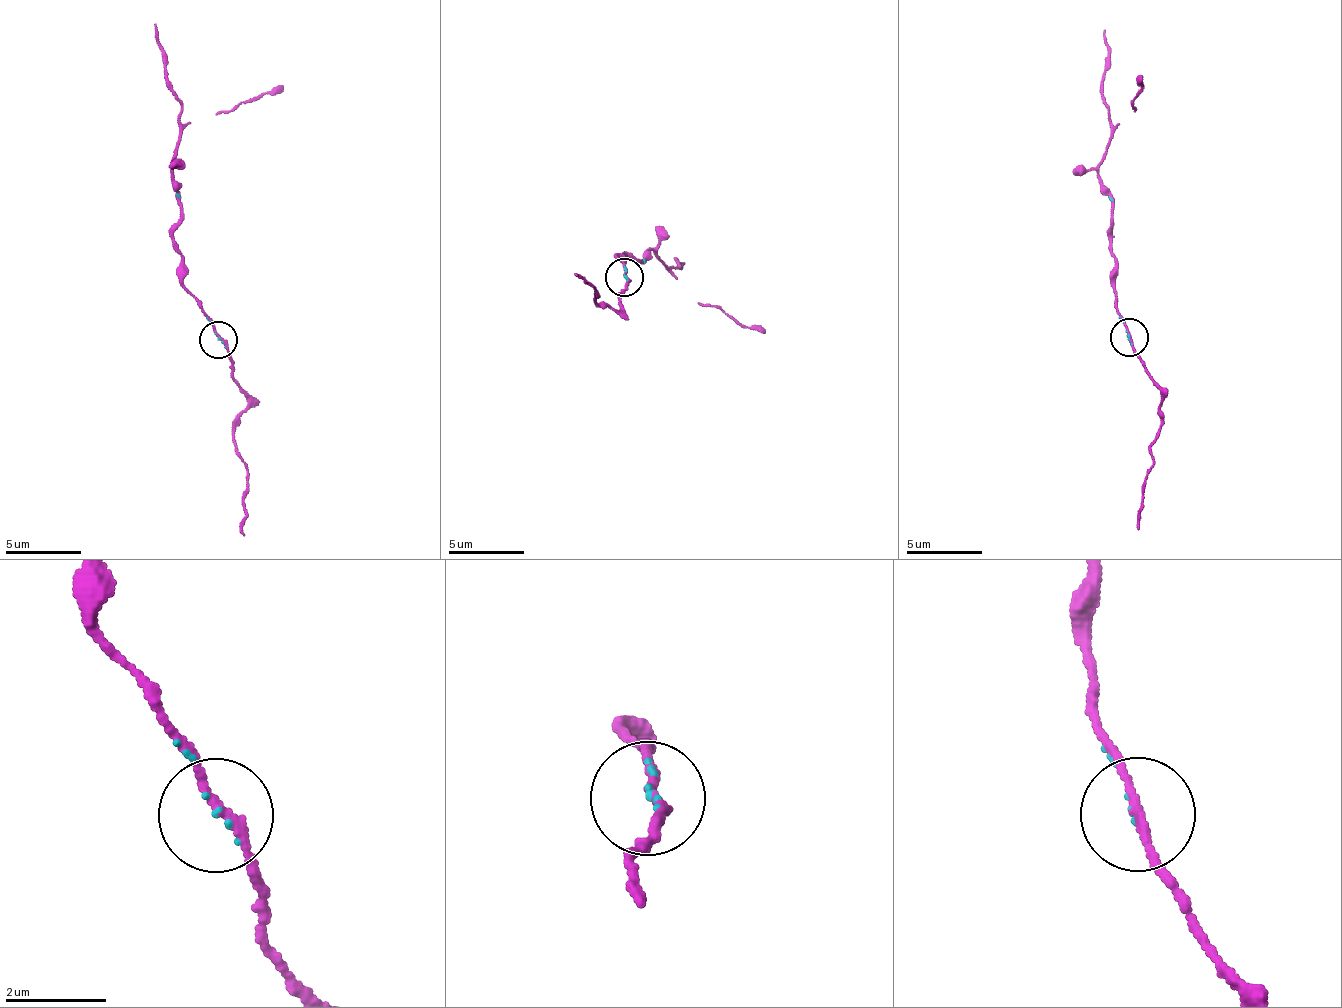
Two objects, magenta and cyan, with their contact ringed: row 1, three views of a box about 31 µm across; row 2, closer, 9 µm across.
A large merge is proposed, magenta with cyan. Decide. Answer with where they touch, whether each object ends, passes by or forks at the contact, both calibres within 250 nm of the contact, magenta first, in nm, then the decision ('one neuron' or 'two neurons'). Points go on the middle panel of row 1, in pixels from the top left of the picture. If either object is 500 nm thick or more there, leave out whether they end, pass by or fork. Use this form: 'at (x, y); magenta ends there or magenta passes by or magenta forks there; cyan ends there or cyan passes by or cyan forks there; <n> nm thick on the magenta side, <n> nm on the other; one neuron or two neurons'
at (624, 277); magenta passes by; cyan ends there; 150 nm thick on the magenta side, 60 nm on the other; one neuron

